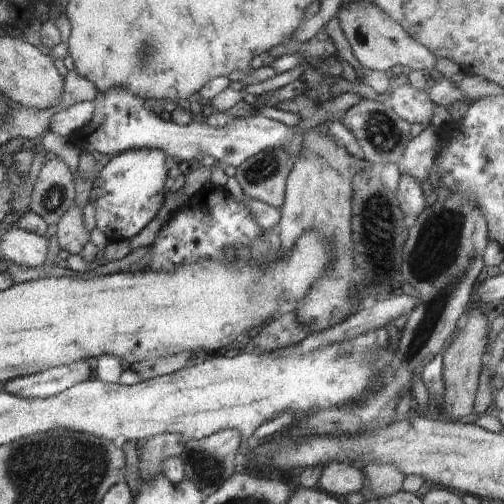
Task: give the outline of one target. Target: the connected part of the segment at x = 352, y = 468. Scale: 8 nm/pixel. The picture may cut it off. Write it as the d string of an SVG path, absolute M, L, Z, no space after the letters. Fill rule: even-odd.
M333 461L321 468L317 482L319 488L329 495L354 498L364 486L365 474L355 465Z

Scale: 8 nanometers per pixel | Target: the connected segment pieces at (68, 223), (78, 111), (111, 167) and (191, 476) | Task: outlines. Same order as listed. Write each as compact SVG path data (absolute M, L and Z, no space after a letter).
M74 204L57 222L55 234L58 246L71 255L79 254L90 240L90 231L85 228L82 214L82 210Z
M84 101L60 110L52 116L50 120L50 131L60 134L60 136L72 135L76 130L88 126L88 122L92 120L96 104L94 101Z
M140 148L140 150L129 150L120 155L114 155L112 160L96 172L90 191L89 202L92 202L96 210L96 228L104 232L110 243L129 240L143 230L158 214L166 193L166 181L175 171L166 167L166 154L158 148Z
M224 429L201 439L189 439L181 454L184 462L185 478L196 484L196 488L202 492L205 499L216 492L228 478L234 475L234 456L240 447L242 432L232 429Z

